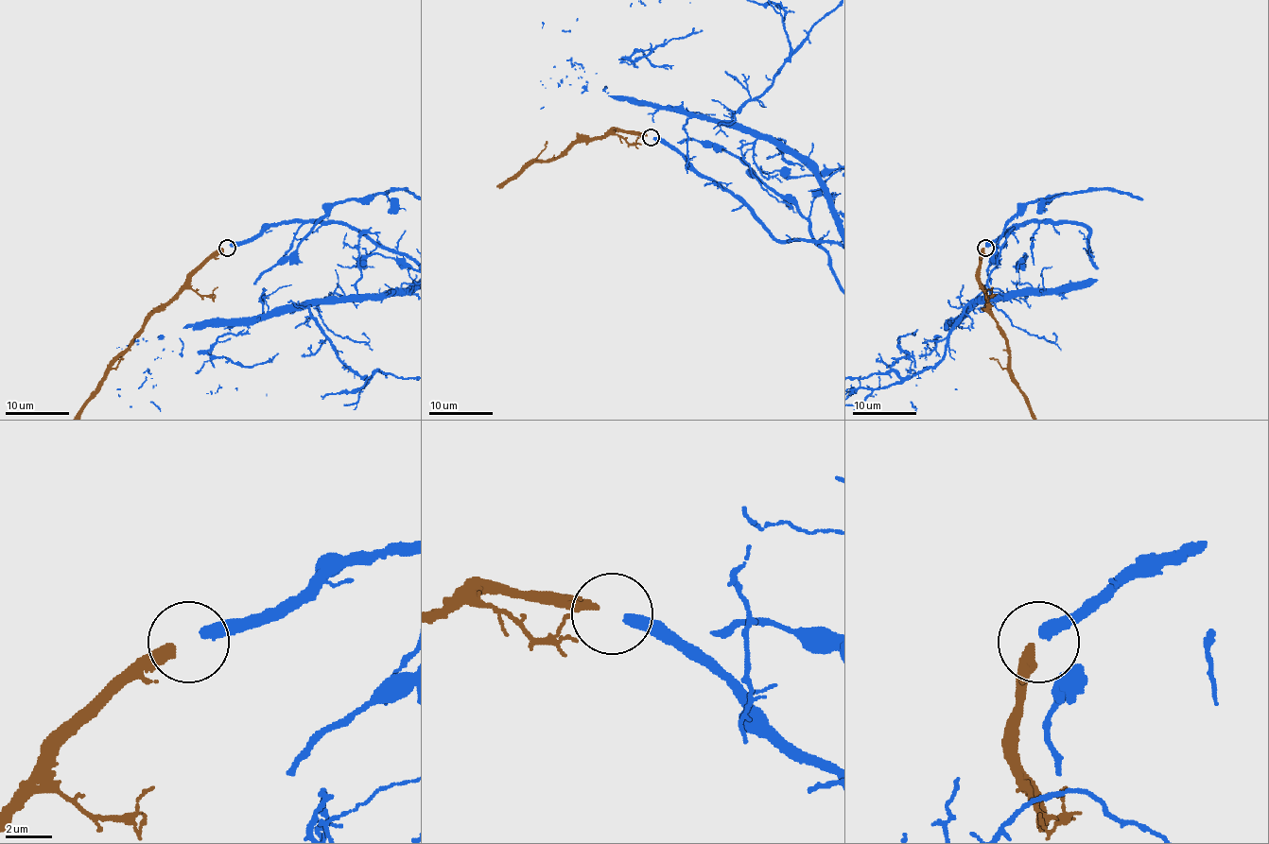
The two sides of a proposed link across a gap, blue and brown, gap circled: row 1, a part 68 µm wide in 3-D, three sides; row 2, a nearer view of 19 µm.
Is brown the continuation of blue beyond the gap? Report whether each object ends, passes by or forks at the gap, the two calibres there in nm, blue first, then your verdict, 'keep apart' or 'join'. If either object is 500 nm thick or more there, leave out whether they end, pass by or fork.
blue ends | brown ends | 480/400 nm | join

